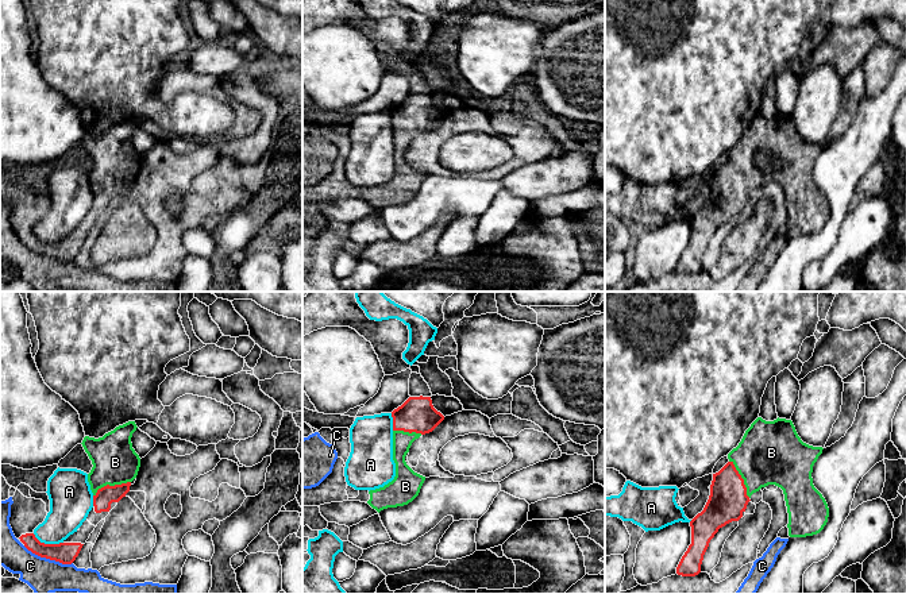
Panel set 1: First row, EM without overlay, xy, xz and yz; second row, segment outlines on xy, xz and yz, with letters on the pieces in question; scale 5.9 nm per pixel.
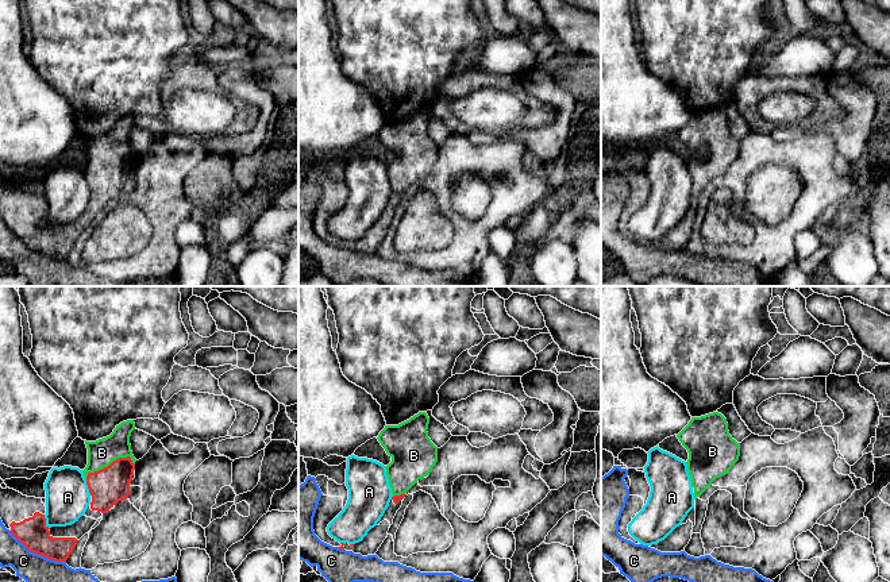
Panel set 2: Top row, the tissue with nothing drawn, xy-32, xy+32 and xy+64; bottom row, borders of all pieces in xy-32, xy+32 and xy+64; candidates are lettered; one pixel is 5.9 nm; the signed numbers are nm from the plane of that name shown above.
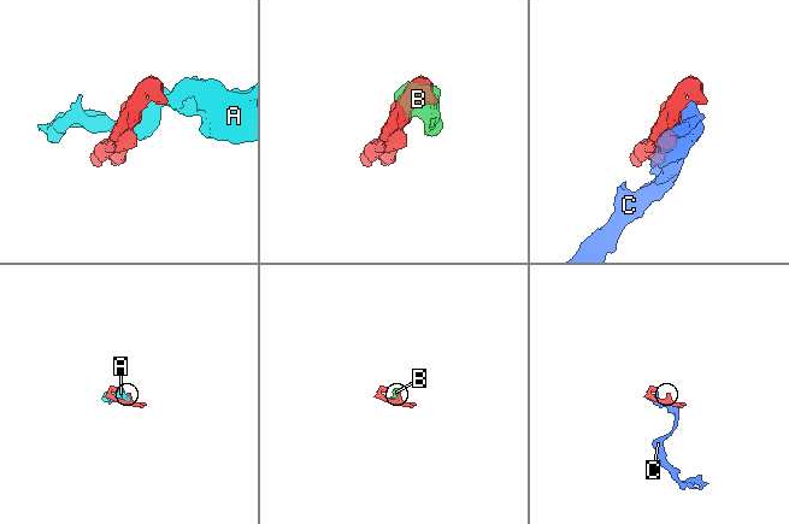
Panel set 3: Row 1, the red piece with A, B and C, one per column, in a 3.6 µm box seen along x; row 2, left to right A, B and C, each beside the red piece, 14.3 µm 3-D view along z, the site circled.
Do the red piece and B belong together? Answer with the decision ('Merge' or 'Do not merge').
Merge

